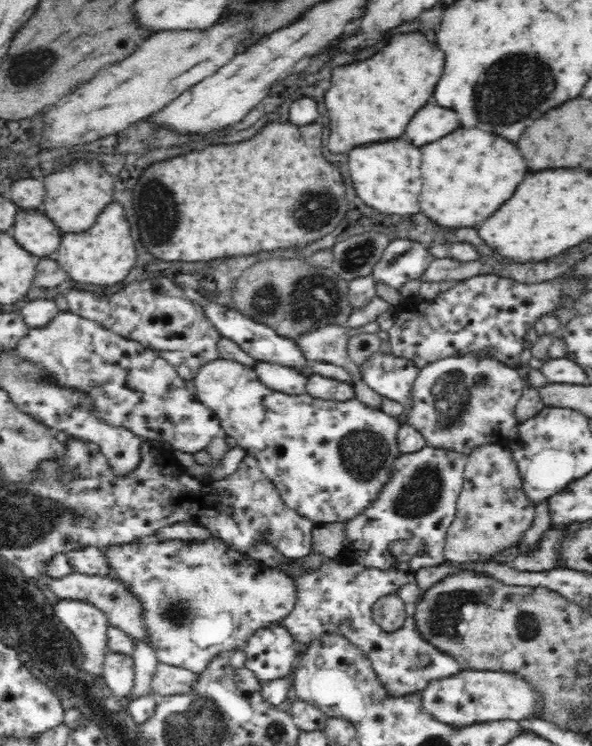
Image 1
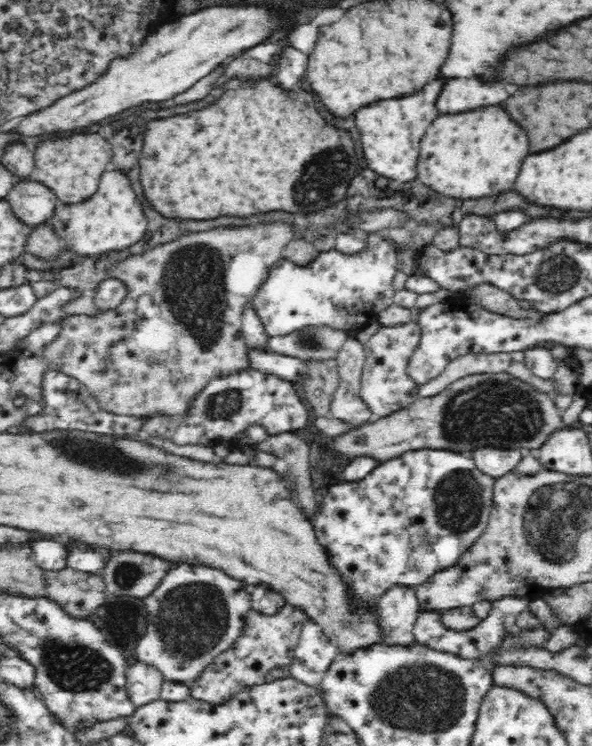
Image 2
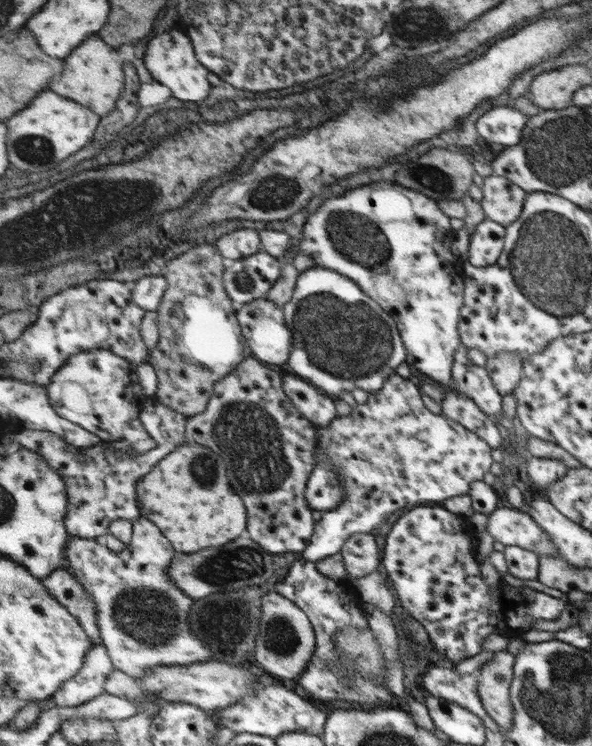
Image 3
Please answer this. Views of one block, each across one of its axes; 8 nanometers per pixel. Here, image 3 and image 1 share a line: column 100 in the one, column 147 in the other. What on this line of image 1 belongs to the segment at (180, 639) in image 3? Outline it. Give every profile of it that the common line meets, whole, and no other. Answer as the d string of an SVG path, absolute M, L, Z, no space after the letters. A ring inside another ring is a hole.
M212 538L209 541L158 540L157 543L144 545L137 544L136 541L128 544L120 543L118 545L109 545L103 551L105 558L112 565L112 569L116 573L115 578L118 578L122 583L128 585L144 603L146 607L146 621L148 621L148 633L151 634L153 647L155 648L159 662L165 662L166 664L172 664L174 666L184 666L194 672L203 672L219 654L242 649L250 636L257 633L259 629L282 625L283 620L288 617L288 614L294 608L295 587L292 577L289 577L285 572L266 568L266 580L264 582L256 580L258 570L260 570L258 568L260 563L252 560L247 552L242 554L238 552L237 554L236 550L226 545L222 539L216 540L216 538Z

